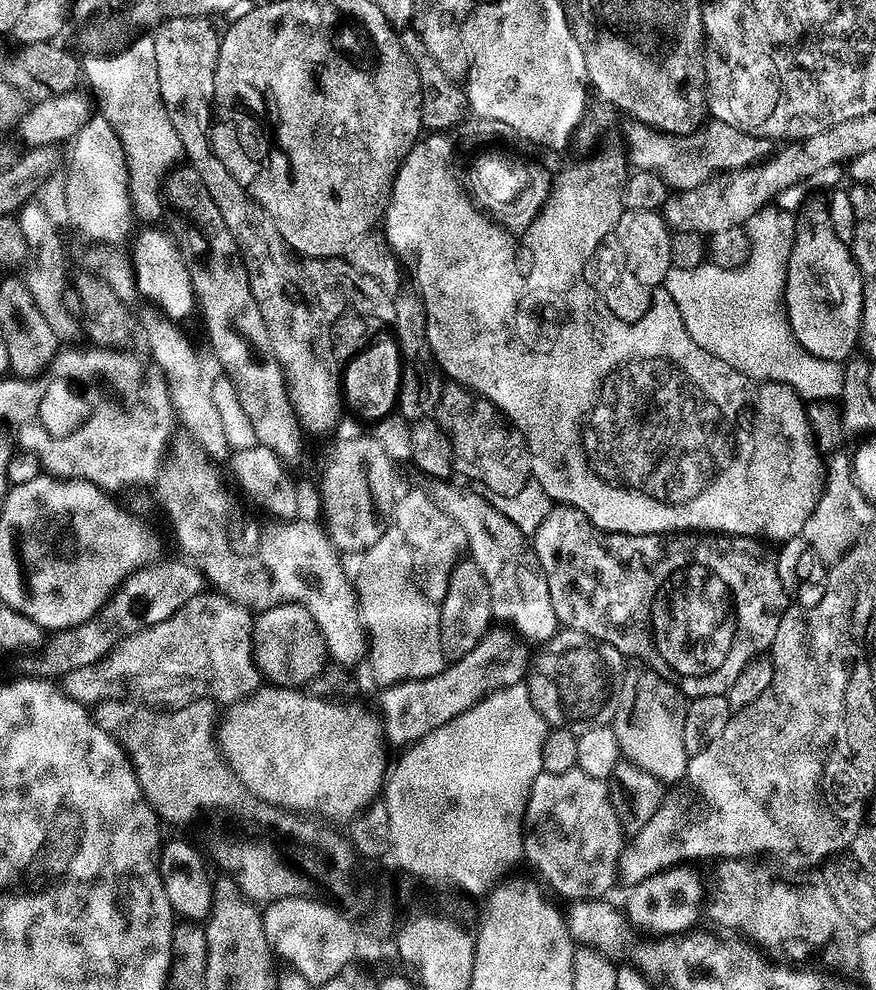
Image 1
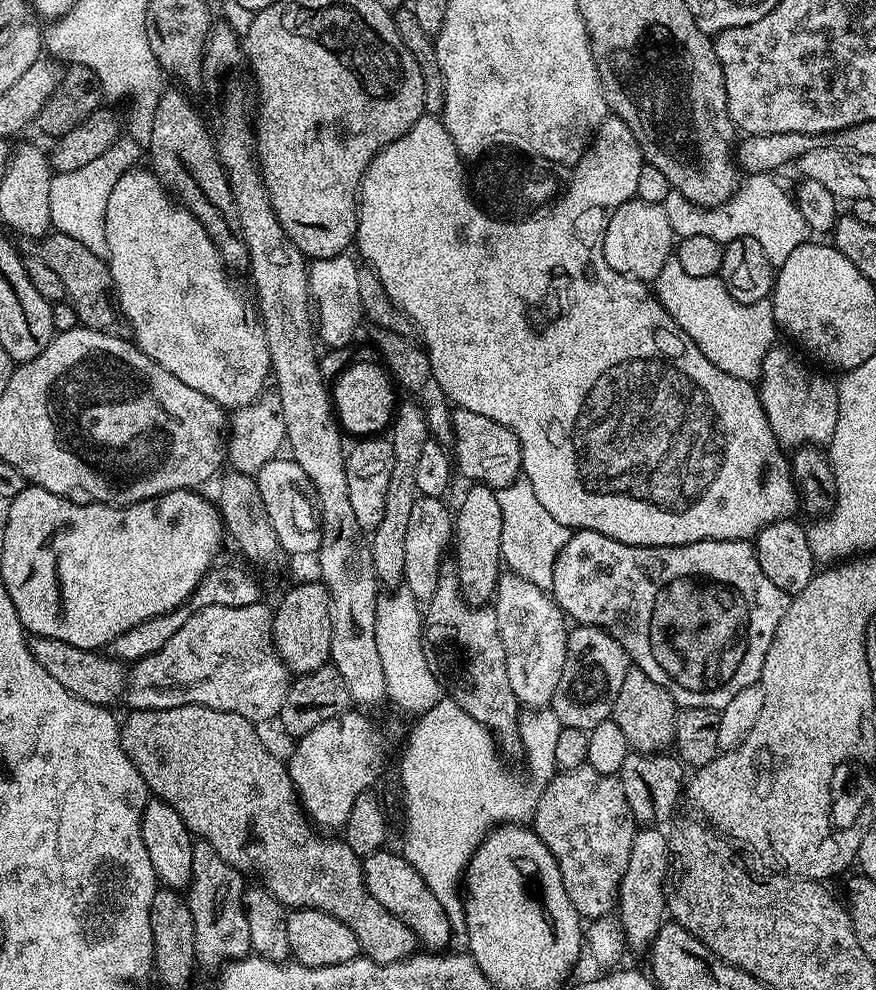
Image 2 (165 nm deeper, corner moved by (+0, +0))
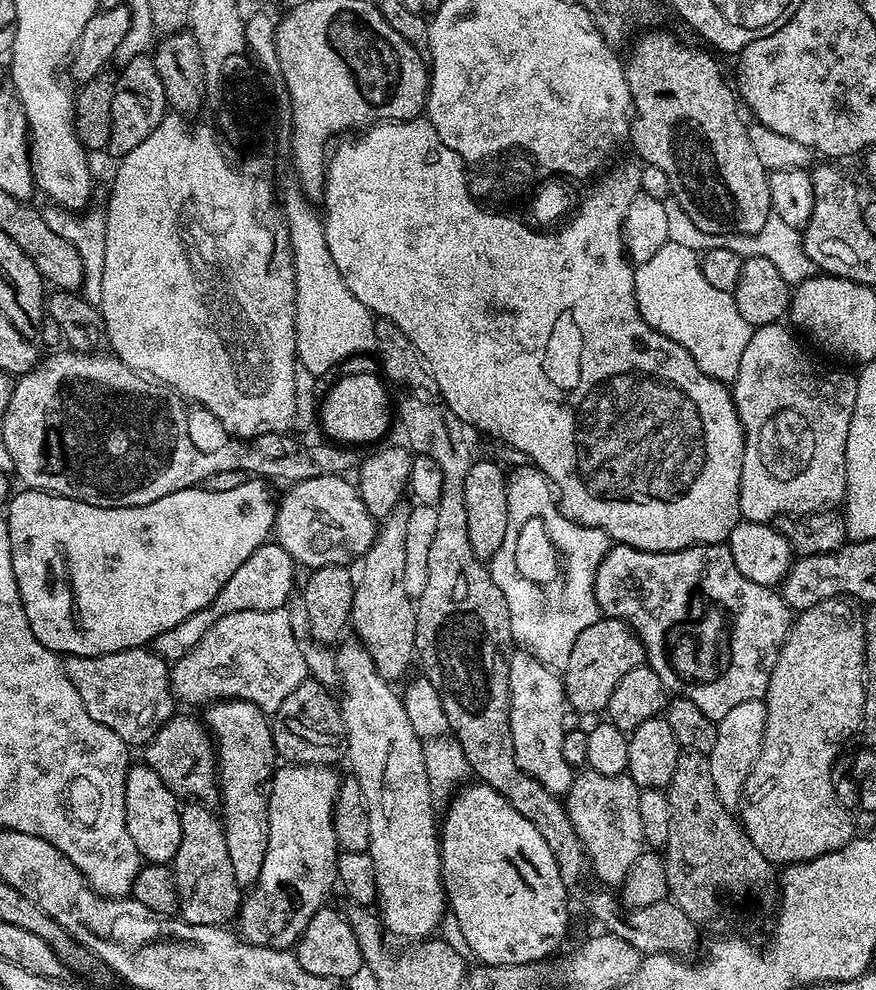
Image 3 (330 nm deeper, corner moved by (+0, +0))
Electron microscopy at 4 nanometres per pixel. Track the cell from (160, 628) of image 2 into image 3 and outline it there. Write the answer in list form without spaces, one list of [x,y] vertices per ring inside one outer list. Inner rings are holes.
[[[265,542],[261,548],[254,550],[254,554],[250,554],[250,558],[246,558],[246,562],[242,562],[242,566],[238,566],[238,570],[234,570],[234,574],[230,574],[226,586],[218,590],[216,597],[206,607],[190,614],[190,618],[182,618],[178,626],[170,626],[170,630],[162,630],[162,634],[158,634],[158,638],[152,640],[151,651],[163,660],[175,662],[190,654],[190,650],[194,650],[194,646],[202,642],[202,634],[206,634],[206,630],[210,630],[210,626],[214,626],[214,622],[218,622],[220,616],[242,610],[265,612],[284,608],[289,596],[294,592],[292,583],[296,580],[296,571],[298,571],[296,561],[290,558],[290,554],[286,554],[286,550],[282,550],[280,544]]]

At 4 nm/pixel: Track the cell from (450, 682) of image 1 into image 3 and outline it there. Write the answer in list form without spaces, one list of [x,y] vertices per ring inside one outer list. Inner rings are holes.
[[[289,764],[277,767],[273,771],[268,789],[268,845],[266,846],[266,856],[262,862],[262,870],[258,874],[254,887],[251,889],[252,897],[243,901],[239,919],[244,920],[244,932],[249,941],[253,944],[269,944],[274,948],[284,948],[285,946],[295,945],[300,936],[306,930],[310,918],[317,910],[325,907],[328,896],[328,887],[334,884],[334,869],[338,859],[338,845],[334,826],[332,825],[332,805],[336,802],[336,795],[340,789],[341,777],[336,776],[337,769],[326,764]]]

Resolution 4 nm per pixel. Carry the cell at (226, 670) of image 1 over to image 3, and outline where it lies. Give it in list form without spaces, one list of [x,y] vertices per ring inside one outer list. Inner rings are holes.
[[[275,608],[265,612],[242,610],[220,616],[218,622],[202,634],[202,642],[198,642],[190,654],[171,665],[170,679],[172,694],[177,701],[208,706],[213,702],[245,700],[261,708],[265,714],[275,714],[288,695],[302,681],[309,679],[309,675],[306,662],[302,662],[302,650],[298,650],[298,642],[294,642],[294,630],[290,630],[290,614],[284,608]]]

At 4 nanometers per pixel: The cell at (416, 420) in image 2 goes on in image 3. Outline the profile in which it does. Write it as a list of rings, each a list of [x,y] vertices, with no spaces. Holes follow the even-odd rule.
[[[401,502],[389,516],[379,521],[376,529],[376,537],[370,546],[370,550],[359,561],[360,576],[355,577],[352,590],[352,615],[351,627],[356,627],[355,635],[361,644],[374,658],[374,666],[382,678],[390,682],[396,679],[408,668],[408,663],[413,663],[416,651],[416,604],[410,594],[406,594],[406,520],[408,518],[409,505]]]

